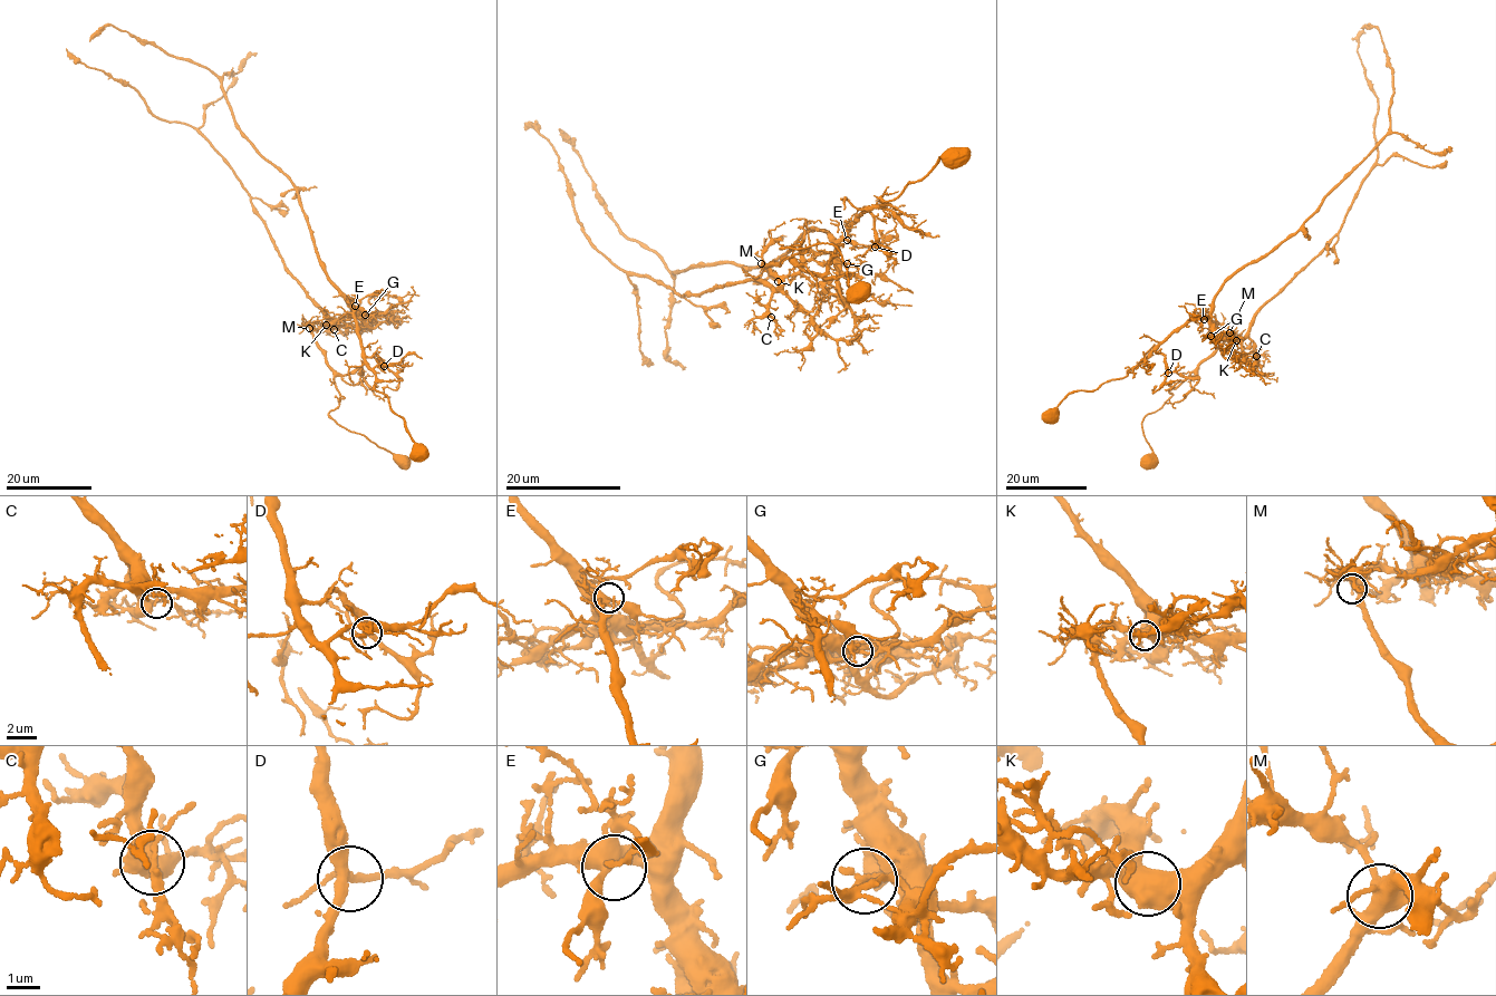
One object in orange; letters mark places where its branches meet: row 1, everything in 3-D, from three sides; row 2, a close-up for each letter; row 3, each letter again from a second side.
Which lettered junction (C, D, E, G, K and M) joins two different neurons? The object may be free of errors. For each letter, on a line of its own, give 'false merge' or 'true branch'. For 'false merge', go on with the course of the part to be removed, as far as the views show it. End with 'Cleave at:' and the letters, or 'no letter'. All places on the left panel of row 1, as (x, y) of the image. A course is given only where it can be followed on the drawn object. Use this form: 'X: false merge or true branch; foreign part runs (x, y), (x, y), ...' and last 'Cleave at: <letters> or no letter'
C: true branch
D: true branch
E: true branch
G: false merge; foreign part runs (365, 316), (328, 324), (287, 273), (249, 194), (208, 141), (156, 116), (138, 90), (66, 48)
K: true branch
M: true branch
Cleave at: G

